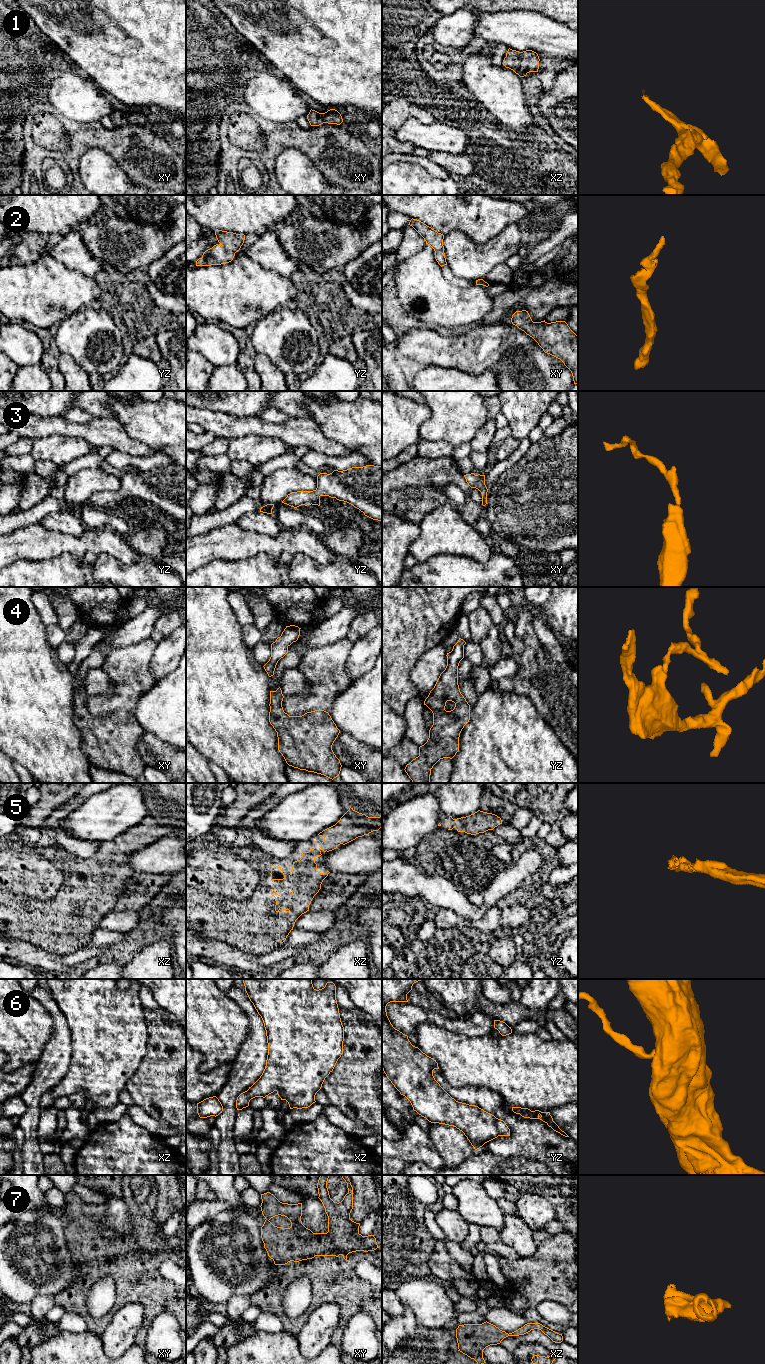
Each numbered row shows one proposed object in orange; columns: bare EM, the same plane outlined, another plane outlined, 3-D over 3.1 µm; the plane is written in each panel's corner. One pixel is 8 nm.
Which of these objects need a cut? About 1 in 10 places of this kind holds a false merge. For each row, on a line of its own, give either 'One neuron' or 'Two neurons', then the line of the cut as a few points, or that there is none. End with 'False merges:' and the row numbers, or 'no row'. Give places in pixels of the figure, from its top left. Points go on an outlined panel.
1: One neuron. No split
2: One neuron. No split
3: One neuron. No split
4: One neuron. No split
5: One neuron. No split
6: One neuron. No split
7: One neuron. No split
False merges: no row

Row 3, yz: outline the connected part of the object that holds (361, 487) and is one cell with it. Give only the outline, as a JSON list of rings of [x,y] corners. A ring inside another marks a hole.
[[[366,465],[347,470],[334,470],[317,476],[317,488],[313,491],[297,491],[287,495],[282,503],[297,508],[301,505],[320,506],[320,497],[329,496],[347,502],[364,513],[365,516],[382,522],[382,466]]]

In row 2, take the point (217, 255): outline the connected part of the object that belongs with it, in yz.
[[[222,230],[215,231],[219,245],[206,250],[196,261],[196,266],[211,266],[229,263],[244,243],[245,235]]]

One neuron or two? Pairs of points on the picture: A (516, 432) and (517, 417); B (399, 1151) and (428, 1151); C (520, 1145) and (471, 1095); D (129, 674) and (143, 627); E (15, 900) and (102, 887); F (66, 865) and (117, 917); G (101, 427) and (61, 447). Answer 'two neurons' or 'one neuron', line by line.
A: one neuron
B: one neuron
C: one neuron
D: two neurons
E: one neuron
F: two neurons
G: two neurons

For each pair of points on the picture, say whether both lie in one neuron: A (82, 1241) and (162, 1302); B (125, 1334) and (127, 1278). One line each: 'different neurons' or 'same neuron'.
A: same neuron
B: different neurons

